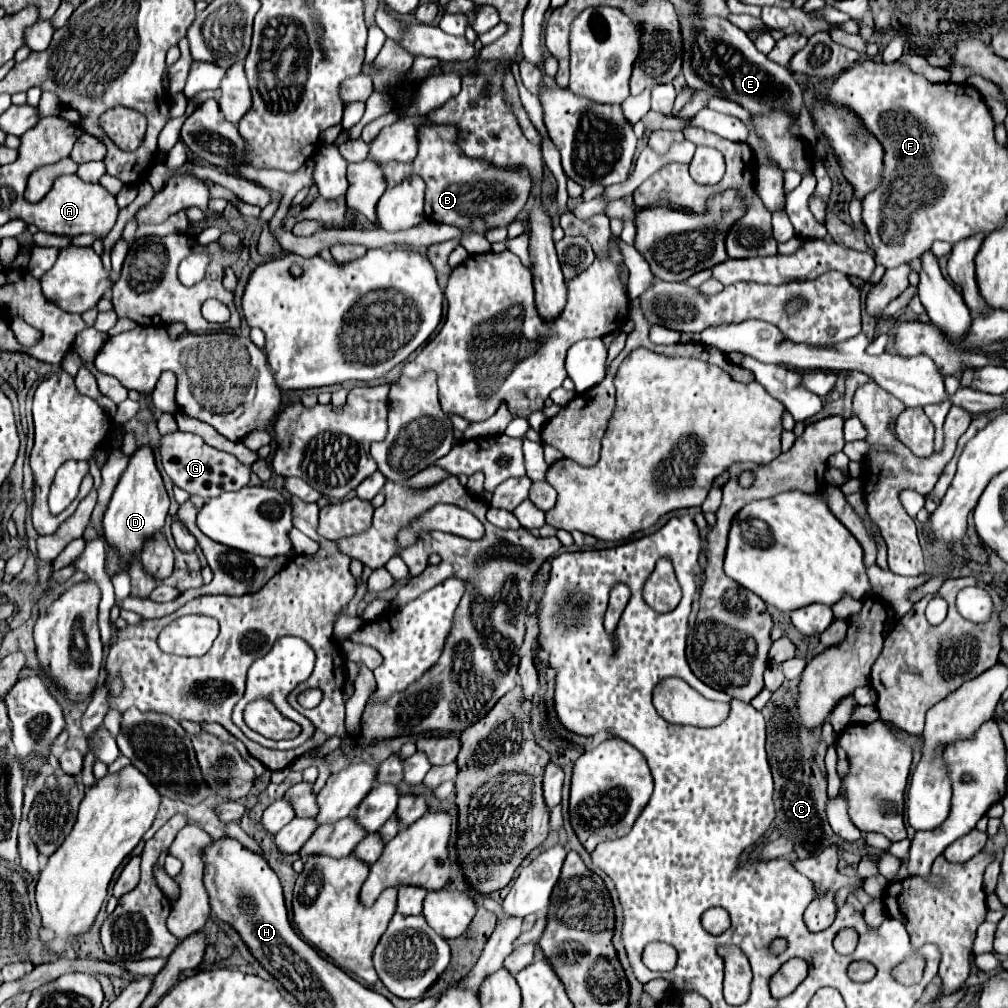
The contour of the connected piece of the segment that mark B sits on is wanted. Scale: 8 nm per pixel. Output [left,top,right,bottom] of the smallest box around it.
[384,124,532,234]

